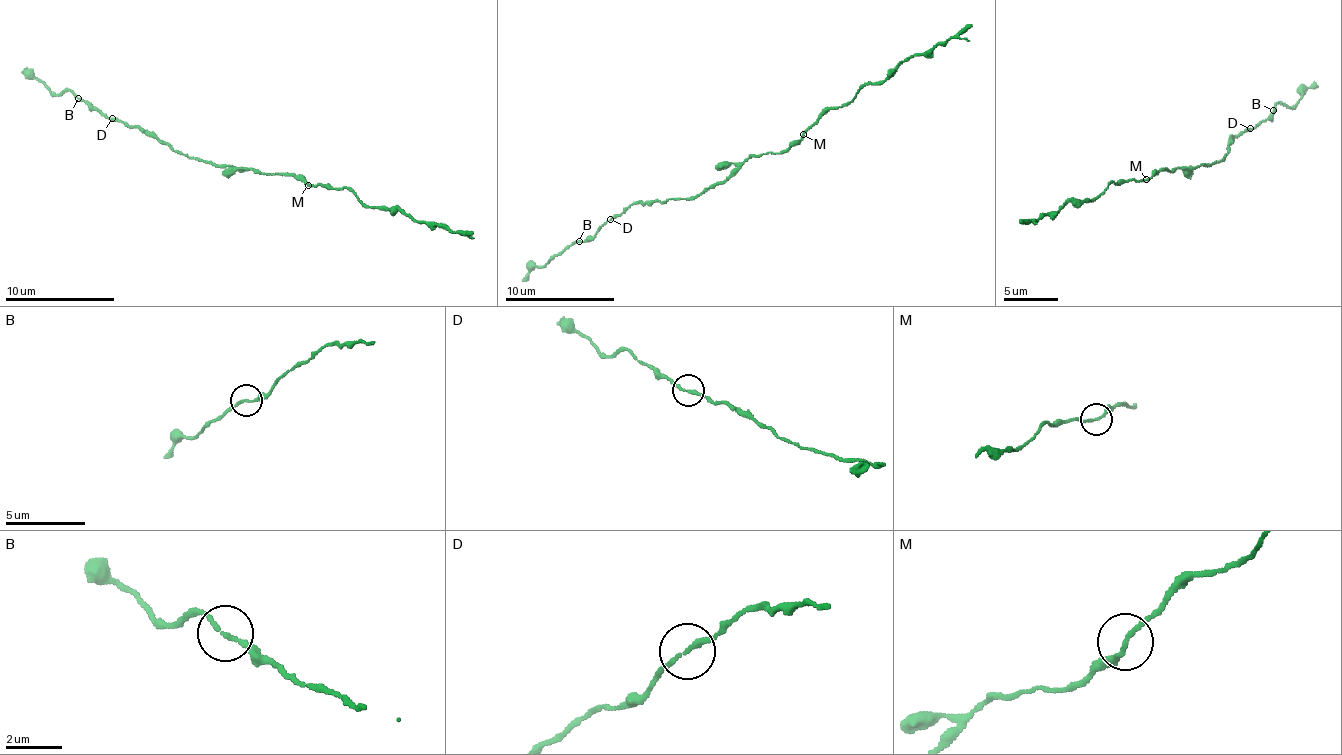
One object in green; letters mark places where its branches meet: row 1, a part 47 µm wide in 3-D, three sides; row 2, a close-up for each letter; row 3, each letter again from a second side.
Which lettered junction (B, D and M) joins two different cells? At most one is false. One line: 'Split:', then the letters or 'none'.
Split: none

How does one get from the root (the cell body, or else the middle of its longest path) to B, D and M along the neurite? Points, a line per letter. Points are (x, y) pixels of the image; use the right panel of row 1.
B: (1181, 168), (1190, 170), (1203, 163), (1208, 165), (1225, 159), (1232, 136), (1269, 119), (1274, 110)
D: (1181, 168), (1190, 170), (1203, 163), (1208, 165), (1225, 159), (1232, 136), (1251, 129)
M: (1181, 168), (1173, 172), (1167, 167), (1146, 179)

